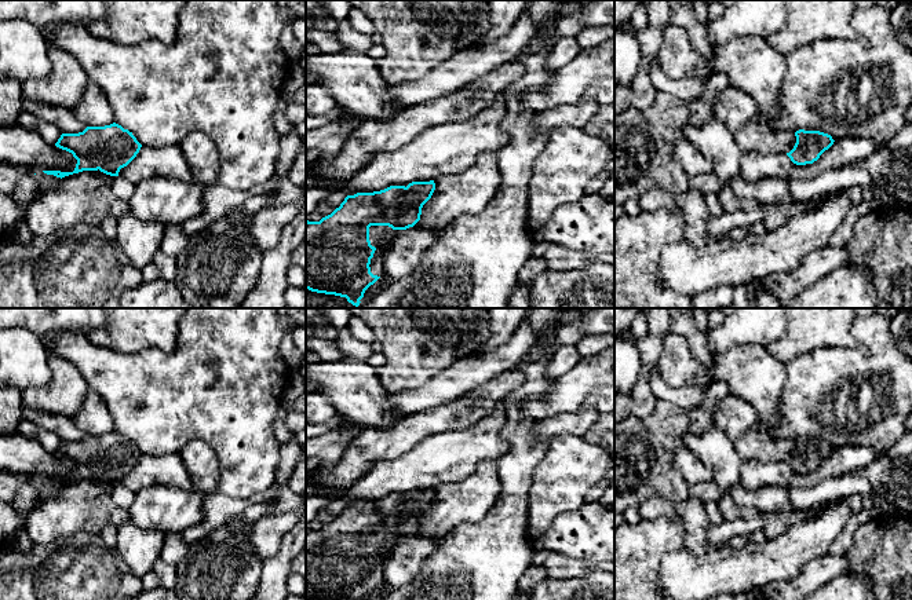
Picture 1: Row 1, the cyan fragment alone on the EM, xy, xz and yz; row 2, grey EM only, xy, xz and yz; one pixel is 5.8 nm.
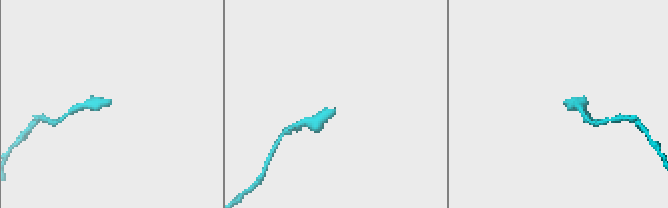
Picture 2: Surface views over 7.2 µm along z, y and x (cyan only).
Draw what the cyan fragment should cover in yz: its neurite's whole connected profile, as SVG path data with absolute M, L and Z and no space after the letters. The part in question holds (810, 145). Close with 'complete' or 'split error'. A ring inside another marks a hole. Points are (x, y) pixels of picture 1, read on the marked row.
M756 121L736 131L734 138L743 151L787 154L796 165L813 164L835 142L820 131L773 131Z | split error

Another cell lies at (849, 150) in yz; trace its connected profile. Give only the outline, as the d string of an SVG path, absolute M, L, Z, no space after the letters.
M846 136L843 139L835 140L833 144L825 150L813 164L794 164L791 179L813 180L824 172L854 165L873 154L879 147L880 144L875 140Z

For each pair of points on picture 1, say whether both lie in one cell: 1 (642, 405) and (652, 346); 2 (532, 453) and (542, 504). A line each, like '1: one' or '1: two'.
1: one
2: two

